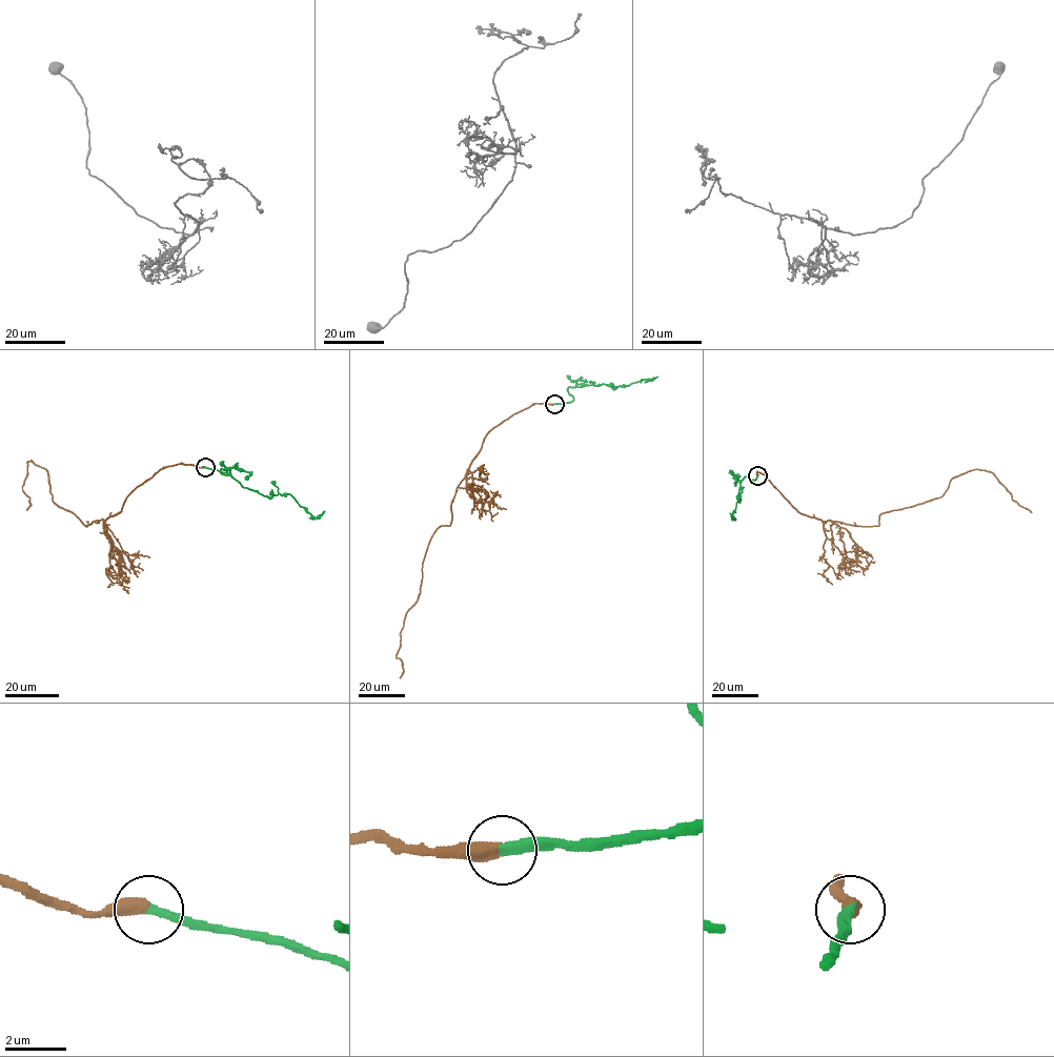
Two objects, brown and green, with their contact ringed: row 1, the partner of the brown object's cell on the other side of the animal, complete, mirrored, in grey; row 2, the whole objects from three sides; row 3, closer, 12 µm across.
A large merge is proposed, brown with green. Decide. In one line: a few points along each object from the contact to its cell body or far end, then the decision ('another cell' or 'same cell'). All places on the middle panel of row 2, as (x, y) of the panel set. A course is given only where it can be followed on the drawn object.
course brown (554, 404), (532, 404), (487, 434), (458, 487), (450, 524), (428, 545), (400, 632), (400, 678); course green (554, 404), (573, 400), (569, 387), (627, 386), (657, 377); same cell

